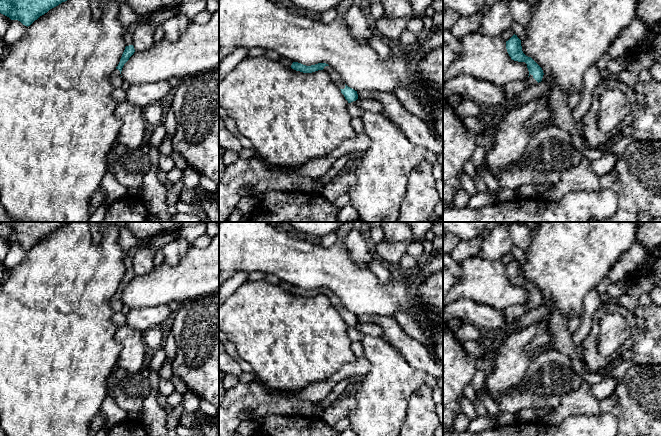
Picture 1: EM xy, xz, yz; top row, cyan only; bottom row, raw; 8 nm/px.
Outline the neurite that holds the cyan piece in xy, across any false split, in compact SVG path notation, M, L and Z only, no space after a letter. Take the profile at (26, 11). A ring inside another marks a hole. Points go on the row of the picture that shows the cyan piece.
M0 0L0 13L30 26L40 16L67 0Z

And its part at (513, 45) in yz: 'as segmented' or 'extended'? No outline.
extended

